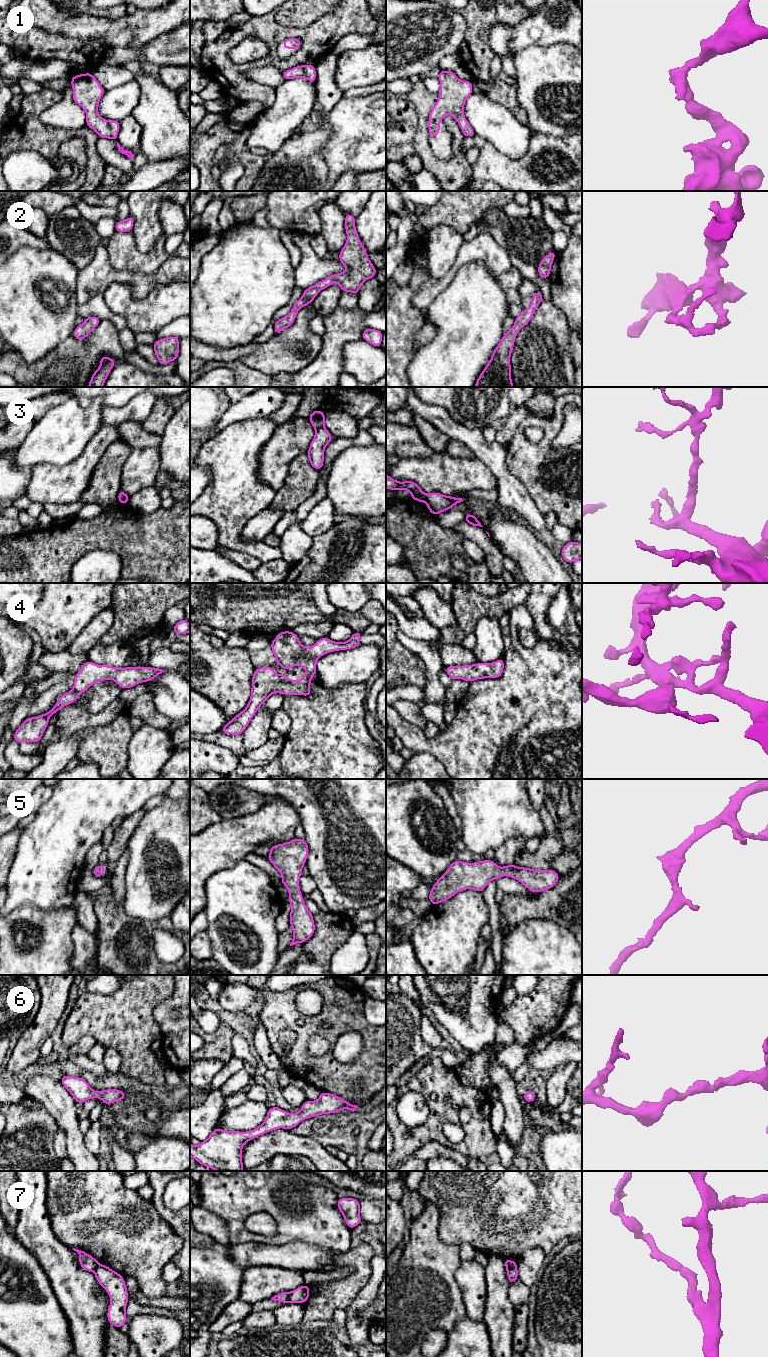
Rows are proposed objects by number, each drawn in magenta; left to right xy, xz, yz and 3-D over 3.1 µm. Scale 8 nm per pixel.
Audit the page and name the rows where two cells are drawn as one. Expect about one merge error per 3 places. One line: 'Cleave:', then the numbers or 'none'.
Cleave: 3, 7

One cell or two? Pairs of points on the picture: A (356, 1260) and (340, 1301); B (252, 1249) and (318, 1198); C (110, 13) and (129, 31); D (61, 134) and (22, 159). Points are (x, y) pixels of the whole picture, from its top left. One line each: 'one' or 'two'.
A: one
B: two
C: two
D: two

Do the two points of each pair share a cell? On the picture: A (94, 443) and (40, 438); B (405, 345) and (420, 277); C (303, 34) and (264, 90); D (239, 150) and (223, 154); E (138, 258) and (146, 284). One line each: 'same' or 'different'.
A: different
B: same
C: same
D: different
E: different

